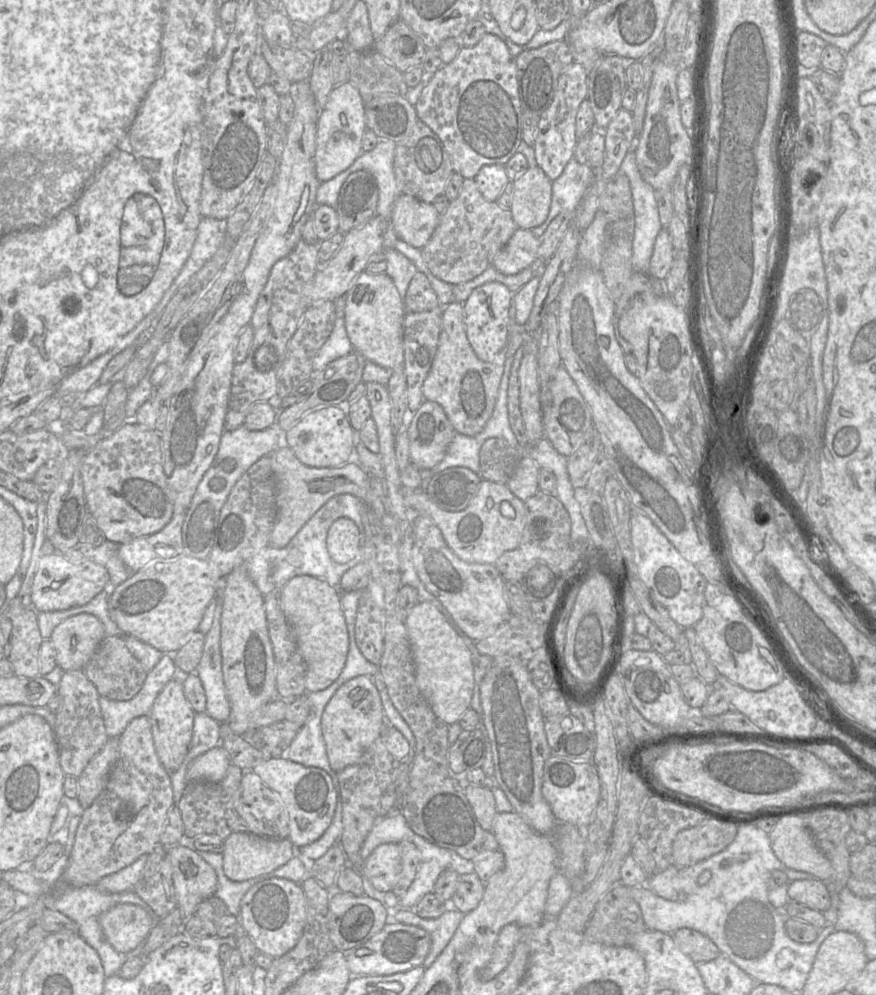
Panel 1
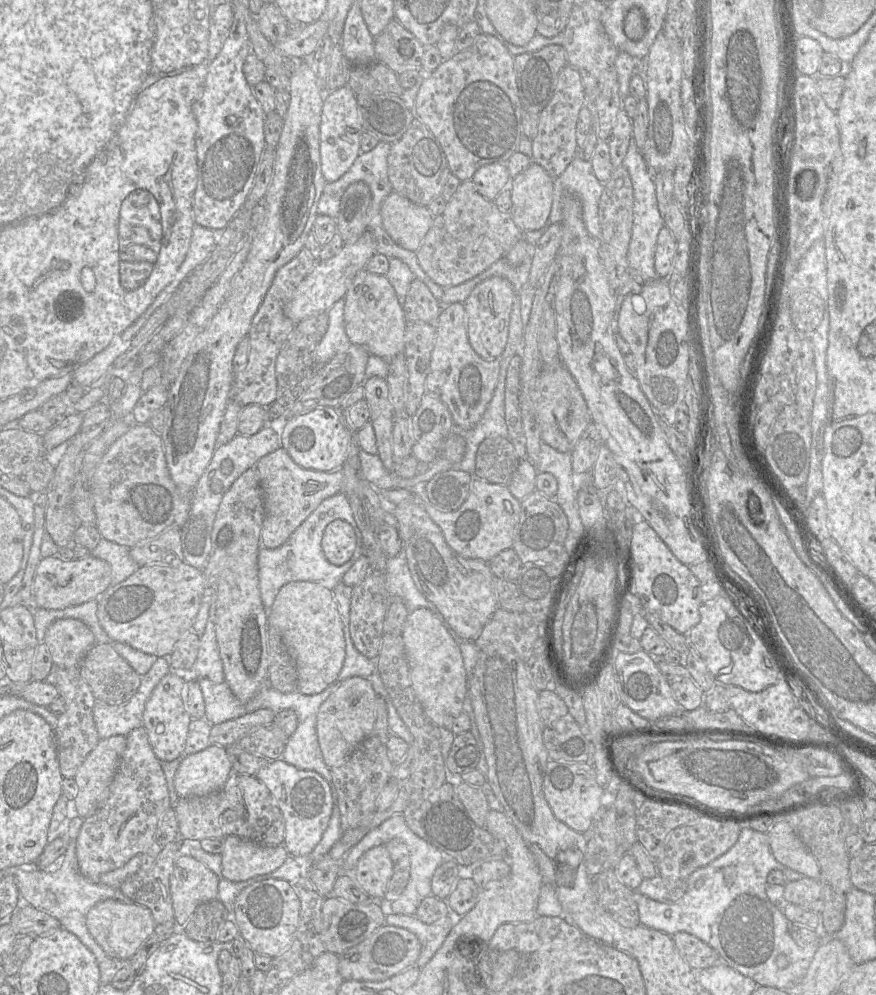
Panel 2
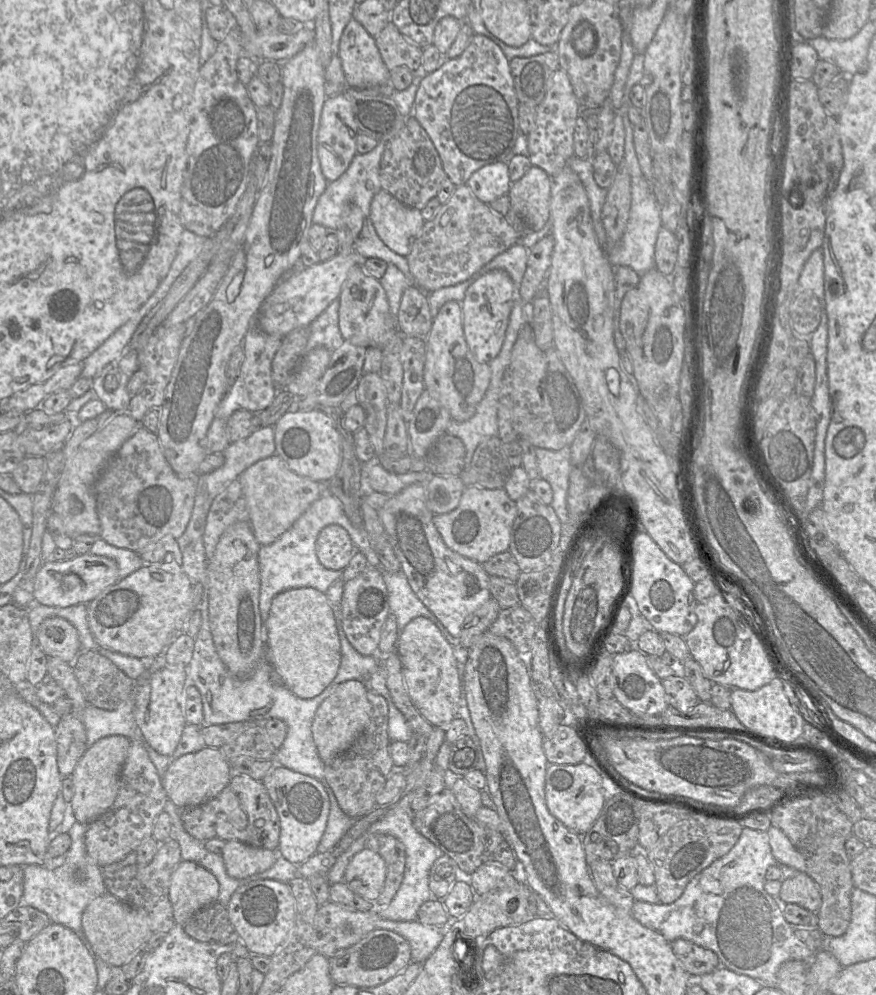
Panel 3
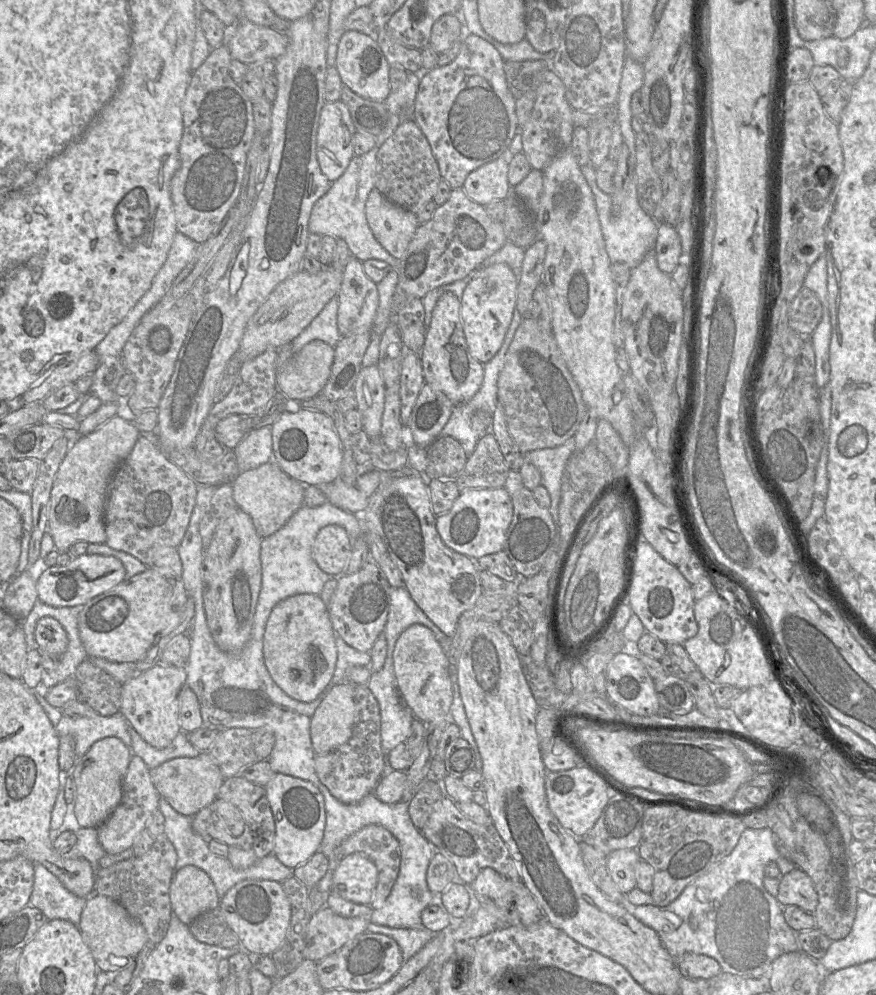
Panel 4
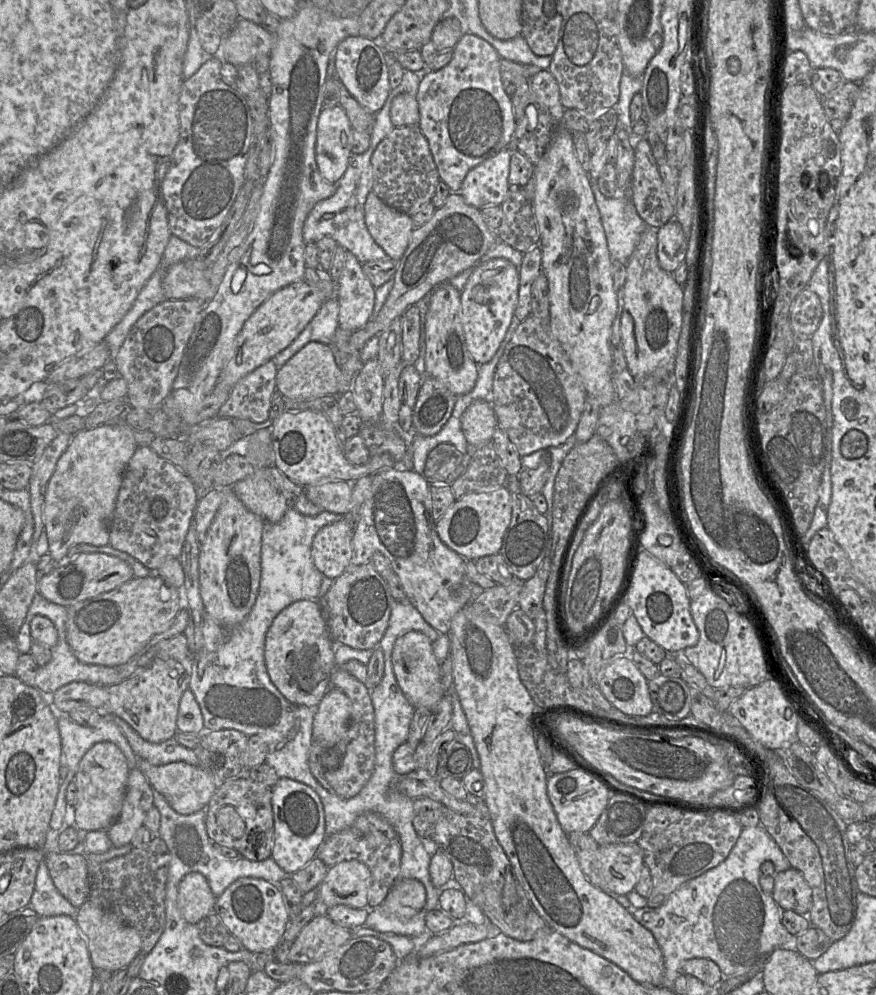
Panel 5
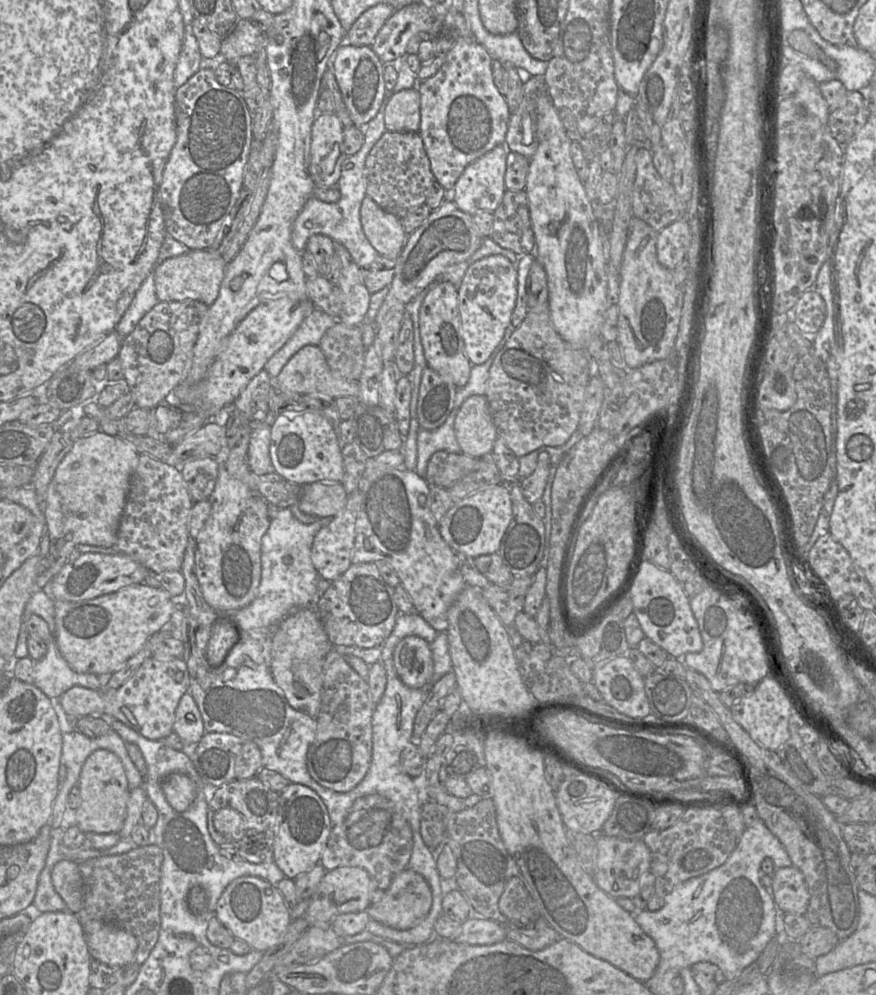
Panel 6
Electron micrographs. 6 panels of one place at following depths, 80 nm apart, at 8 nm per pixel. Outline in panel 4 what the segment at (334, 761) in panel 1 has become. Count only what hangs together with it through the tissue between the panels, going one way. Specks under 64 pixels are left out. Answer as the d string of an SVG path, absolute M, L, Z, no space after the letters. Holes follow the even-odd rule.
M354 684L334 685L316 708L310 723L310 736L315 754L326 754L345 743L357 721Z

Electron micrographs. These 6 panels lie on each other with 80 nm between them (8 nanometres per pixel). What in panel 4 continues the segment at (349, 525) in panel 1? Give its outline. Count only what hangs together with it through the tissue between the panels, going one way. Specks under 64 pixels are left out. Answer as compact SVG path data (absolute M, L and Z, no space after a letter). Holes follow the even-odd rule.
M330 524L322 527L312 546L312 556L325 573L338 577L343 574L352 553L352 539L345 528Z

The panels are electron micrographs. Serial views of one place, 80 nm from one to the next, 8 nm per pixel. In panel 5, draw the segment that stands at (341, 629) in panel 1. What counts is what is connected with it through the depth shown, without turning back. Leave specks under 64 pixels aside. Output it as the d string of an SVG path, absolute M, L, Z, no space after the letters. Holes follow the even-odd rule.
M299 600L283 609L266 633L265 665L271 682L292 704L315 709L330 687L330 675L335 667L333 641L317 600Z

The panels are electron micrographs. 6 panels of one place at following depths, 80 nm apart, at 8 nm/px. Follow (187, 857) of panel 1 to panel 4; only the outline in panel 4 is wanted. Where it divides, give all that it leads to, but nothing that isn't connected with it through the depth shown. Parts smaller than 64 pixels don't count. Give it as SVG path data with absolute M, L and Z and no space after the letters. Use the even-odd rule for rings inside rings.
M193 865L175 872L169 895L174 914L188 926L201 913L218 907L221 899L210 876Z

